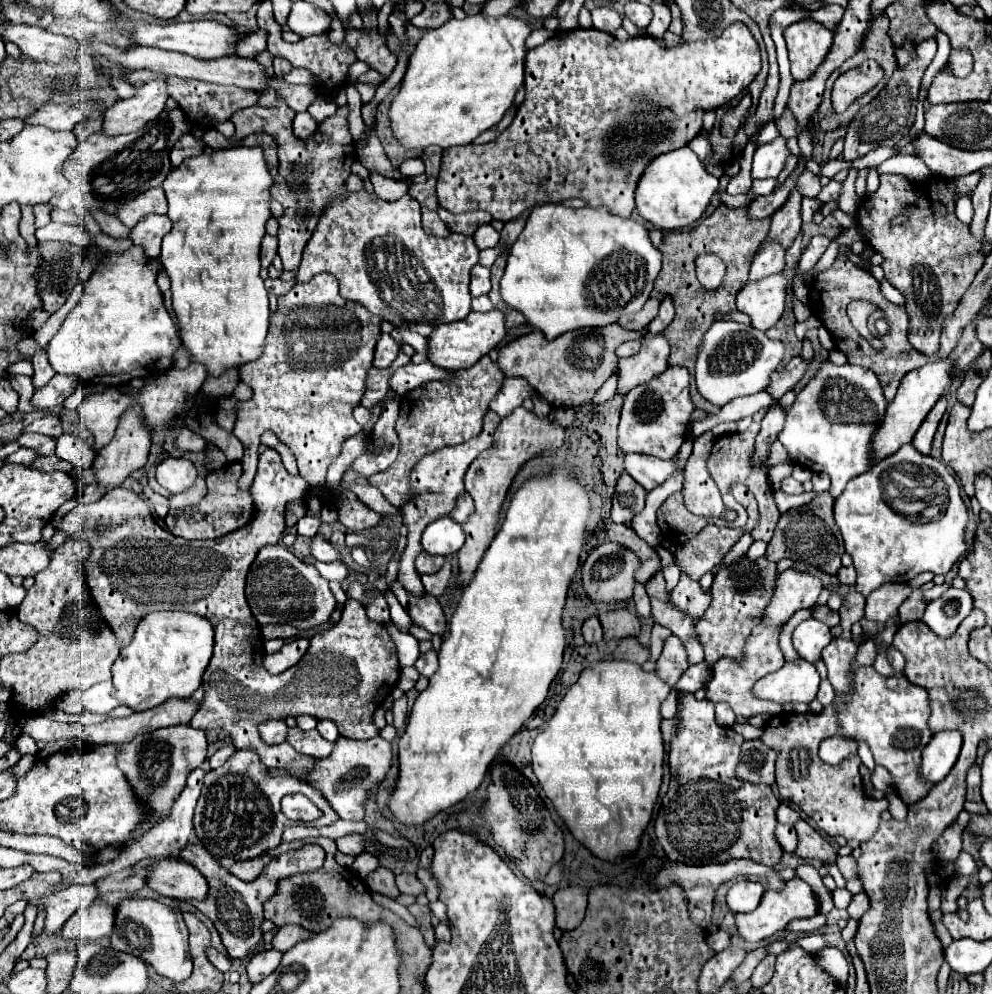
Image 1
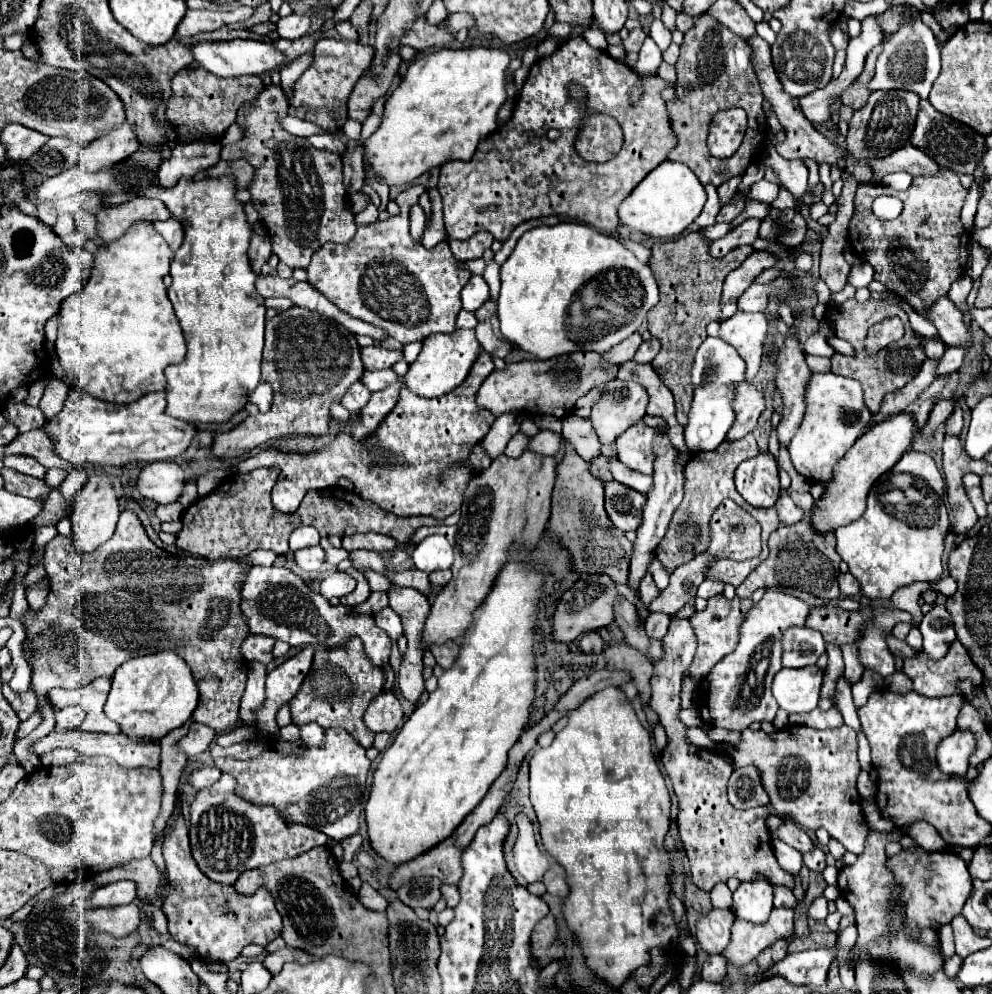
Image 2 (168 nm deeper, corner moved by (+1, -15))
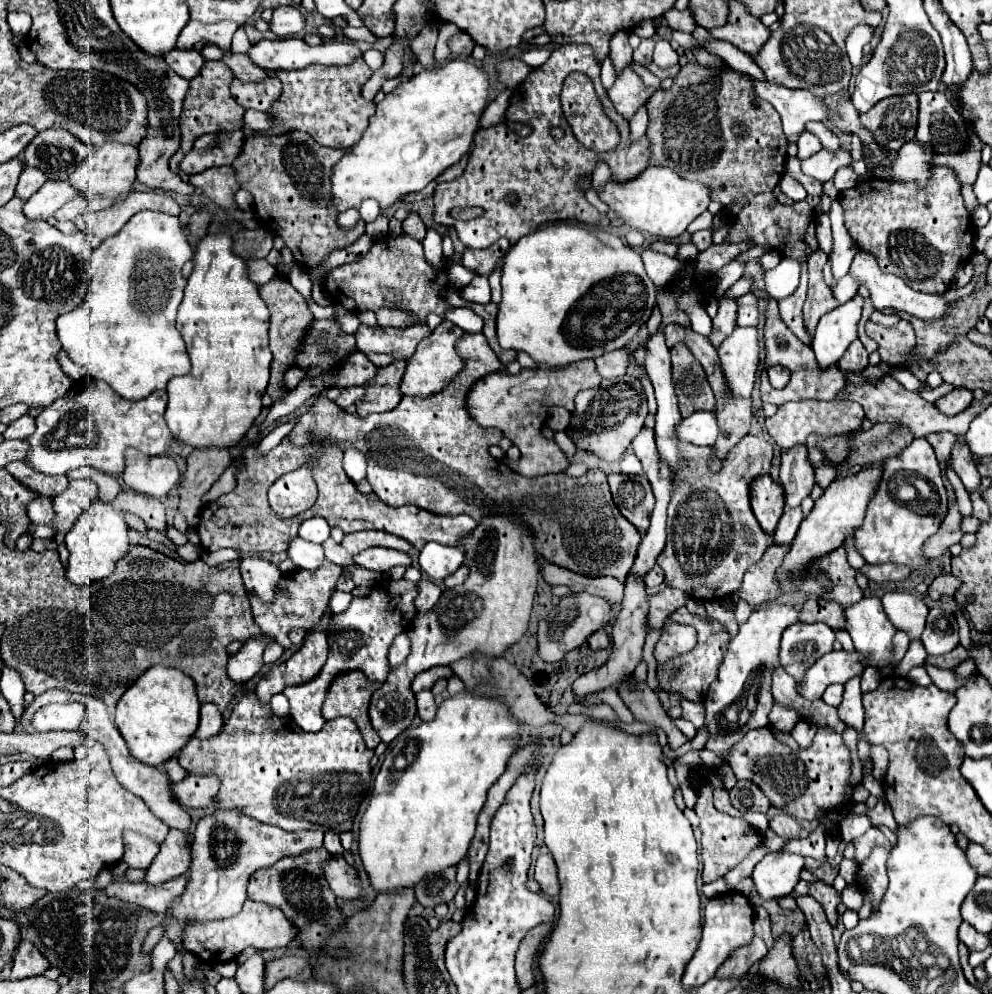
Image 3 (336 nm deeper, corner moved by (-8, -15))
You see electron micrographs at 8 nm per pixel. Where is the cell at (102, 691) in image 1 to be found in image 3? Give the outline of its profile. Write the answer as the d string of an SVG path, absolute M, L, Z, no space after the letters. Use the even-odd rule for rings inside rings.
M79 702L71 704L47 704L39 708L31 718L31 728L37 732L49 730L77 730L83 720L83 706Z

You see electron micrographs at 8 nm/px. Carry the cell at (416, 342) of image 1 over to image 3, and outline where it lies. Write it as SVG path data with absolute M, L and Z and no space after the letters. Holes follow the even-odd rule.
M247 260L247 270L249 280L253 280L259 286L275 276L275 268L267 260Z

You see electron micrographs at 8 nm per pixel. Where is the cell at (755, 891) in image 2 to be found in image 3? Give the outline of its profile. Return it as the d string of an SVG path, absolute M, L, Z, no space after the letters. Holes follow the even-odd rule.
M771 852L767 854L753 872L753 882L763 900L781 898L793 892L799 882L799 874L803 870L805 858L801 854L789 852Z

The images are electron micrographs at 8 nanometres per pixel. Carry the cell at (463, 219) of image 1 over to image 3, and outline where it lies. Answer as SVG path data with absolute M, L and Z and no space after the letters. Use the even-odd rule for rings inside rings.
M505 238L505 240L501 240L501 244L495 242L495 244L493 244L491 248L487 248L487 250L471 250L471 248L467 248L465 254L463 254L461 264L463 264L465 268L477 272L479 276L489 276L489 274L495 270L495 266L499 264L499 258L509 250L509 246L511 246L511 244L509 244L509 240Z

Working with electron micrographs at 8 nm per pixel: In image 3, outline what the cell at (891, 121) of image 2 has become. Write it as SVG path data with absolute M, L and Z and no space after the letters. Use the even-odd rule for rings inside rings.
M891 96L861 114L861 124L867 126L879 144L889 150L899 150L907 140L915 138L917 96Z

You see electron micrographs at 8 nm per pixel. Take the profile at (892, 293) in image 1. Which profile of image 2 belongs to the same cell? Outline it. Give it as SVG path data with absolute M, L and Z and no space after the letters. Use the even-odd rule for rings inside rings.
M916 333L917 337L922 341L924 351L928 358L932 358L934 360L939 360L944 351L945 351L945 344L941 342L941 340L933 340L927 338L919 333Z

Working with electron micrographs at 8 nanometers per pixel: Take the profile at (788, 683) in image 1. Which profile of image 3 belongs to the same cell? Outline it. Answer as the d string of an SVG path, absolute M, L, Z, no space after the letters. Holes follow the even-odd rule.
M833 650L827 656L821 656L805 674L805 680L799 686L799 694L807 700L817 700L823 696L829 684L845 684L847 680L861 676L865 670L865 658L859 650Z

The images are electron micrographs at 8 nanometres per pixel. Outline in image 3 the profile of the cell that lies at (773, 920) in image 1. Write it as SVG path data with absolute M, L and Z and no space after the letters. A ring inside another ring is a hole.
M755 936L749 948L741 948L739 952L733 952L733 956L717 970L717 978L741 978L745 976L755 962L759 962L767 954L765 942Z

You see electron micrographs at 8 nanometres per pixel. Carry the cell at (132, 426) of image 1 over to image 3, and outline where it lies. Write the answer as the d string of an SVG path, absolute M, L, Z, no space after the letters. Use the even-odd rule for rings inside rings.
M95 500L87 512L83 512L71 532L65 536L65 544L69 550L69 560L65 568L65 578L77 588L89 586L97 580L103 580L113 574L117 562L129 552L129 538L127 538L127 524L121 512L113 510L111 502Z

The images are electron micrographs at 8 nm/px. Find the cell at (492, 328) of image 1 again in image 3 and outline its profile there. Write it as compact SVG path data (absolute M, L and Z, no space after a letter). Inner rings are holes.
M443 320L433 330L433 334L417 346L415 354L407 360L407 368L401 378L399 390L403 396L421 396L423 398L423 396L441 392L443 386L447 386L459 374L459 370L463 370L463 360L455 352L455 340L459 340L461 334L463 332L459 328L455 328L455 324L451 324L449 320Z

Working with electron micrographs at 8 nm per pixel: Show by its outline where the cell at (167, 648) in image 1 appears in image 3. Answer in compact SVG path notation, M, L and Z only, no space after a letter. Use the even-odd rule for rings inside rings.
M149 668L117 702L115 726L125 738L133 758L147 766L161 766L189 742L199 726L199 700L193 680L171 668Z

